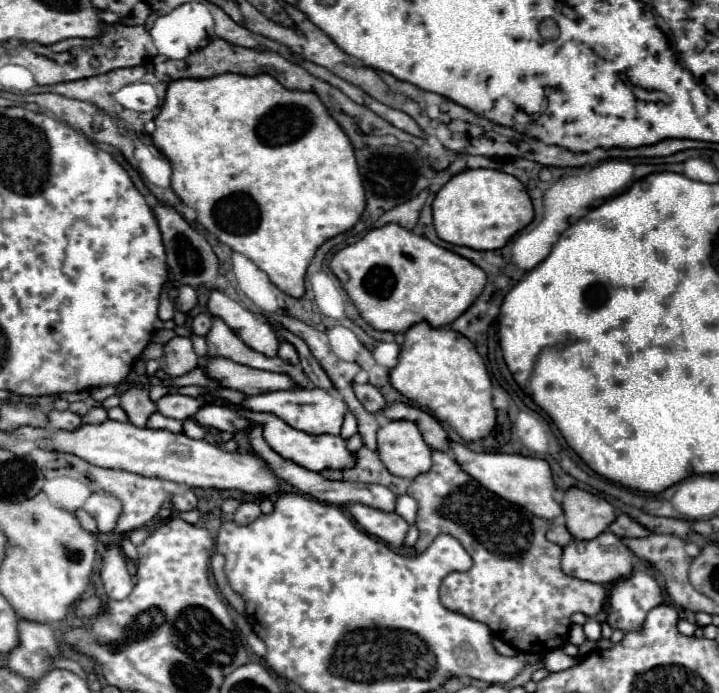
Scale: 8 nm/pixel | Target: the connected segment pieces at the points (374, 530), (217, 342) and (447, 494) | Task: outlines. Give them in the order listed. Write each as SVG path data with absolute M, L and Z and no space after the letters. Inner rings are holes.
M352 504L350 512L368 534L382 538L386 544L402 546L408 532L408 522L396 512L384 512L366 504Z
M212 316L212 328L206 336L208 342L208 356L212 358L228 358L236 364L244 364L250 368L258 368L258 370L270 370L270 372L284 372L290 374L292 380L302 386L308 388L310 382L304 376L304 372L298 366L292 366L288 362L282 362L278 356L276 358L268 358L252 348L248 348L244 342L240 342L240 338L224 324L224 320Z
M432 452L432 470L420 474L412 480L408 488L408 496L418 500L418 516L416 528L420 530L420 538L416 542L416 552L424 552L430 542L440 536L440 532L454 536L460 540L464 550L472 556L474 566L468 572L452 572L442 580L440 600L448 610L460 612L472 620L484 622L490 630L518 652L526 654L546 654L564 646L570 630L570 616L574 612L582 612L586 616L596 616L606 600L606 590L600 584L588 584L574 576L568 576L560 570L560 554L562 548L546 540L548 522L544 518L534 516L532 512L488 492L480 486L470 474L466 474L452 452Z

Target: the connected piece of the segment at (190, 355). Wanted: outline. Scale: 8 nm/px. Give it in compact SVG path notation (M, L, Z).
M182 336L172 338L164 346L164 362L166 362L166 368L162 368L162 370L174 378L194 370L198 366L198 356L192 348L192 340L182 338Z

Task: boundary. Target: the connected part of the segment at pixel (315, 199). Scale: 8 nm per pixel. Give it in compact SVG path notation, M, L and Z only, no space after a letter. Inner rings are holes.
M222 74L216 78L206 78L206 80L174 80L166 90L166 100L160 108L160 114L154 118L154 124L156 124L156 130L152 134L152 142L172 164L172 188L186 206L190 206L198 212L196 220L210 234L214 234L220 242L228 244L234 252L240 252L246 258L250 258L260 270L264 270L268 274L270 282L276 284L284 294L302 298L306 268L308 268L310 260L314 258L316 250L328 238L350 230L358 222L358 218L362 216L362 212L366 208L362 178L358 172L352 144L350 144L348 136L342 132L342 128L336 124L336 120L332 120L332 116L326 112L320 98L314 92L286 90L268 74L250 76L250 78L238 76L238 74Z

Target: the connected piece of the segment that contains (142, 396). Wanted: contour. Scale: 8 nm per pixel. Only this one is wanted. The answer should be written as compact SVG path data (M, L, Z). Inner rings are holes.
M130 388L120 396L120 406L126 410L128 418L136 426L146 426L146 420L152 412L156 412L156 404L148 398L146 388Z

